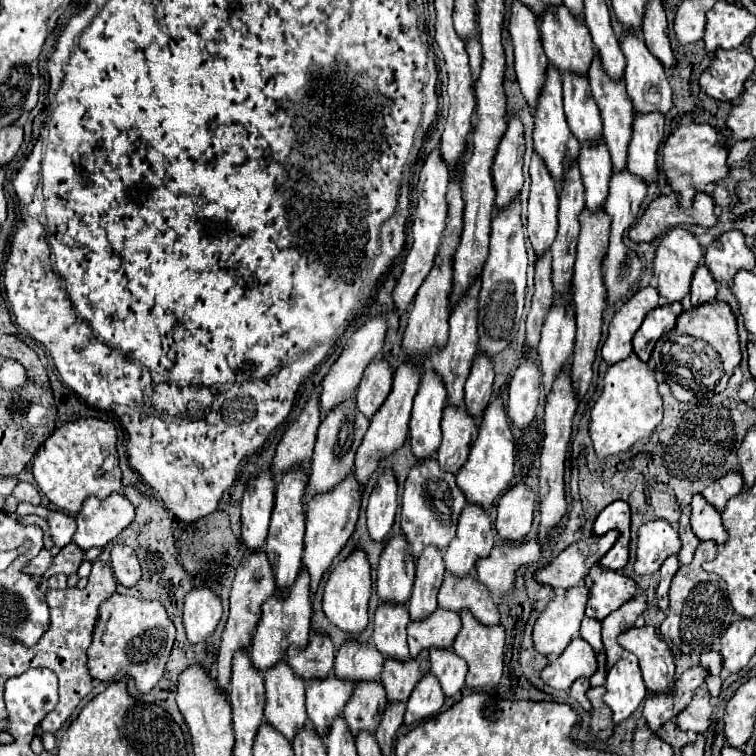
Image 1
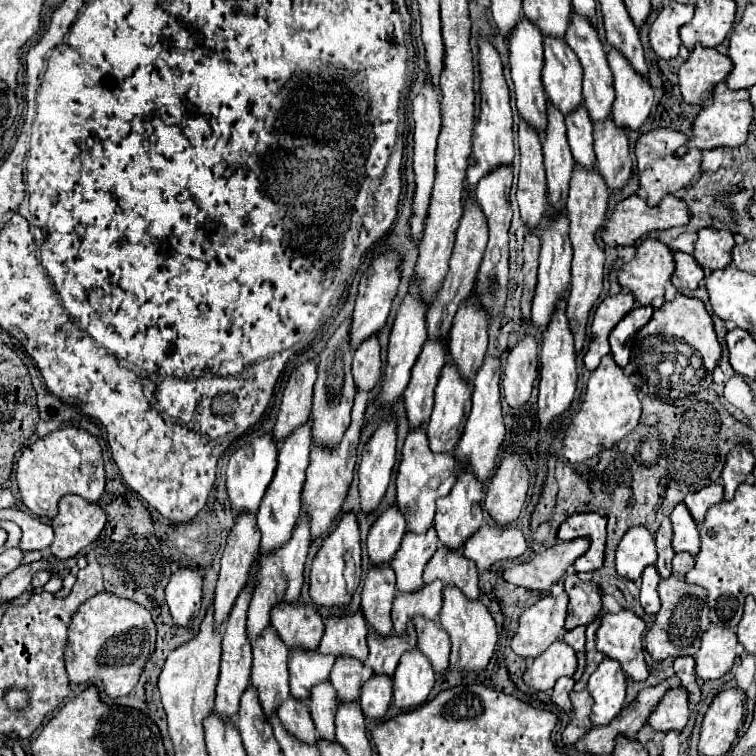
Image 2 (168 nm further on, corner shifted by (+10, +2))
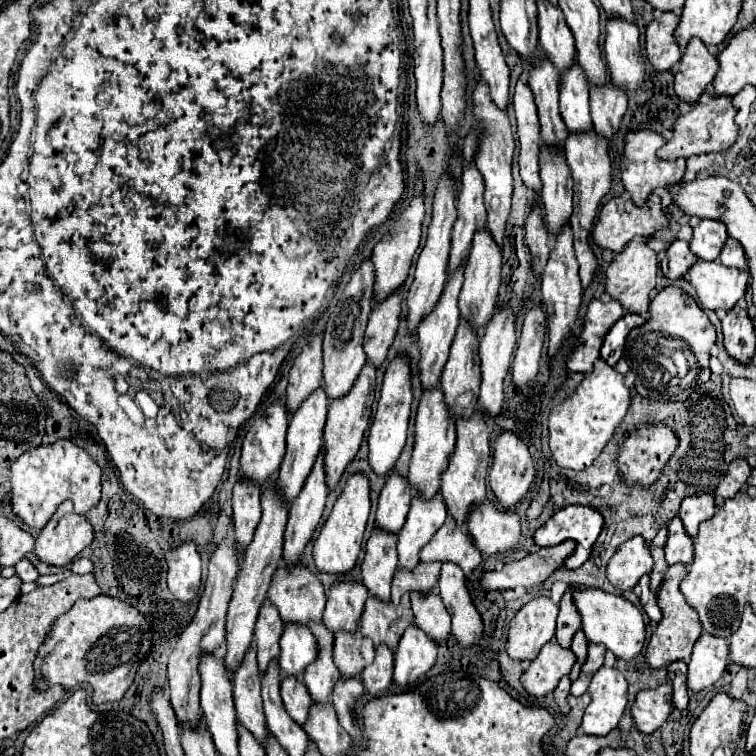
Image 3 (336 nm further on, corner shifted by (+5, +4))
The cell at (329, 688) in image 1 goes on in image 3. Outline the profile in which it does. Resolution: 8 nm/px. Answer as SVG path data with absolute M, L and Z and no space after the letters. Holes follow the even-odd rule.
M284 625L278 655L282 675L302 675L306 665L312 663L316 655L318 645L306 625Z

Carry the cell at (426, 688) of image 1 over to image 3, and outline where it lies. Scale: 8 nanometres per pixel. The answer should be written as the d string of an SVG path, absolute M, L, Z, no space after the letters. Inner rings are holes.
M408 625L394 651L394 681L404 689L412 689L416 679L436 663L438 643L416 625Z

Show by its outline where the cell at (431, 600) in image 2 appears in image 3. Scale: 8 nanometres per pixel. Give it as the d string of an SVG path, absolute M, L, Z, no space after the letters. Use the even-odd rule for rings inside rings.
M430 561L430 563L418 563L414 569L402 569L398 567L392 579L392 603L398 605L400 597L404 593L410 593L412 589L420 593L428 593L440 577L440 563Z

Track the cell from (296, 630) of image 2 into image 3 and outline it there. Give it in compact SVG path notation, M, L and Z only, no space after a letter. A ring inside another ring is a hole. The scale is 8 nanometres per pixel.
M282 563L278 565L278 569L274 571L270 589L268 589L268 597L276 605L276 609L280 611L280 617L284 623L306 625L308 621L316 621L316 623L322 621L322 613L324 613L324 605L326 605L324 585L316 577L316 573L310 573L300 563L294 569L286 569L286 565L282 565Z

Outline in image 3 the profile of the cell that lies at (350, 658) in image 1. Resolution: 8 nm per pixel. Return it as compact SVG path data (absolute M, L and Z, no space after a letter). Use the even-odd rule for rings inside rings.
M358 581L334 583L330 587L328 599L326 599L326 609L324 609L322 621L334 633L340 629L356 631L366 599L368 599L368 591L362 583L358 583Z

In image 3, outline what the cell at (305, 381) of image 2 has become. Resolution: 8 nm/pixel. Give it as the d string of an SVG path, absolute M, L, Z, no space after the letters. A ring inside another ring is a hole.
M314 335L302 353L294 359L290 369L290 383L286 389L286 405L294 413L300 403L322 385L322 335Z

